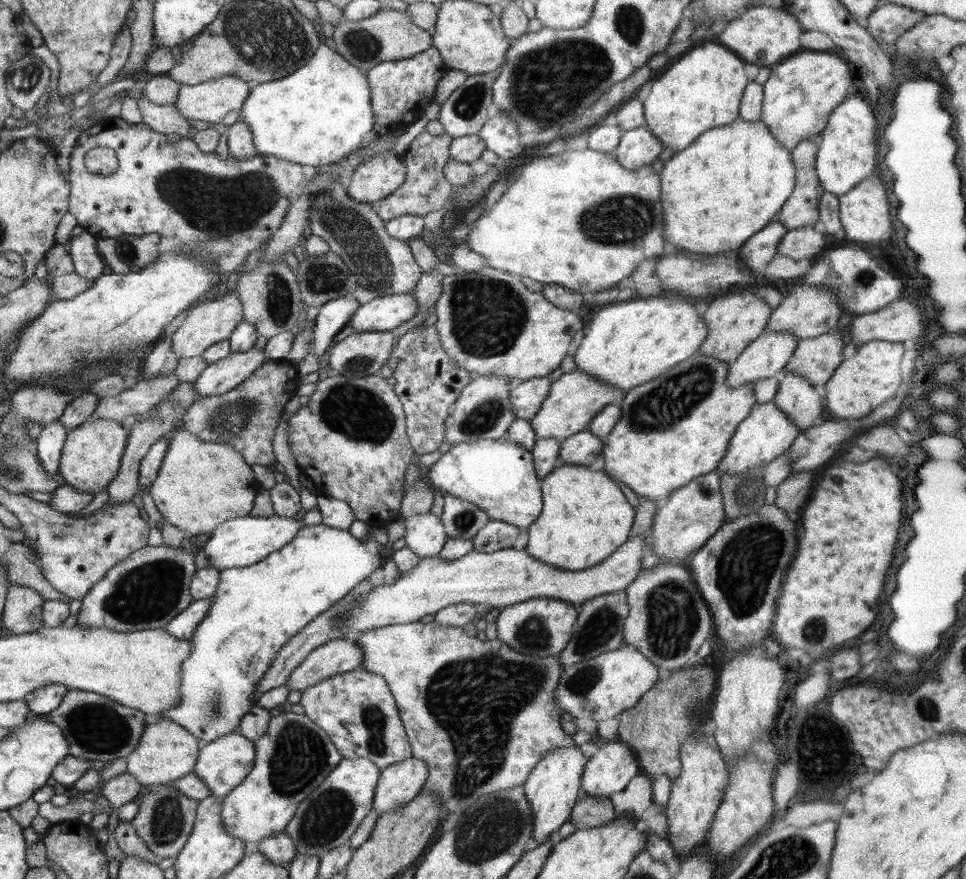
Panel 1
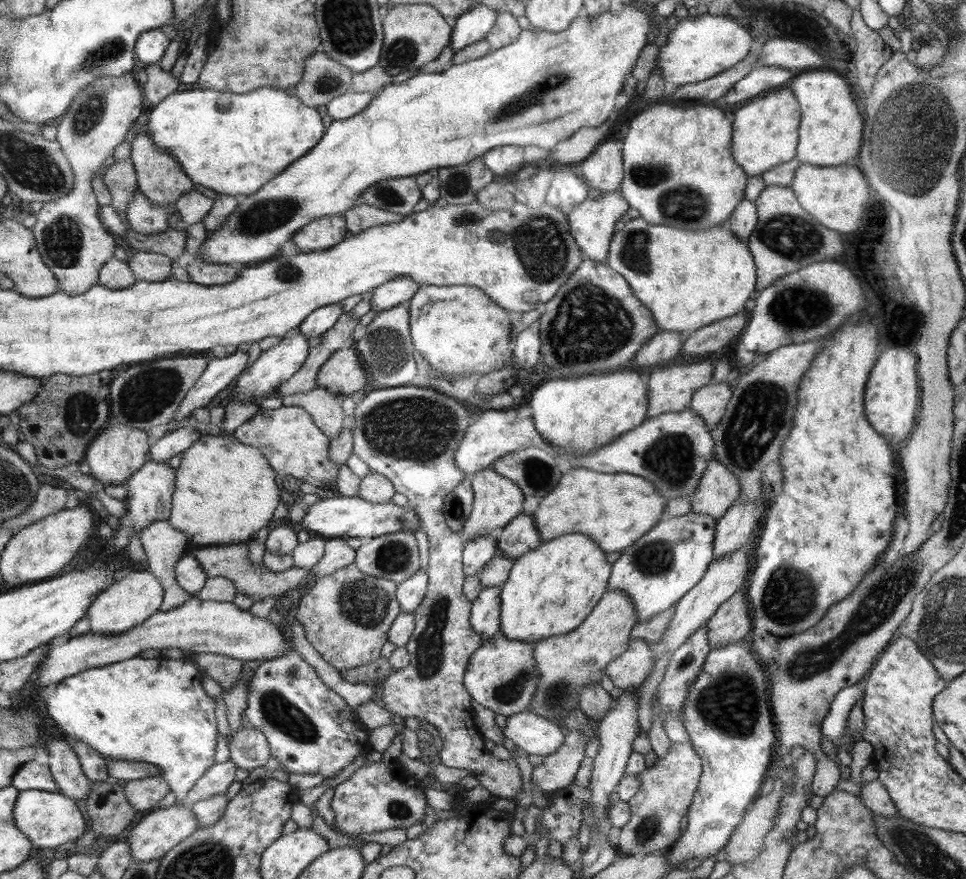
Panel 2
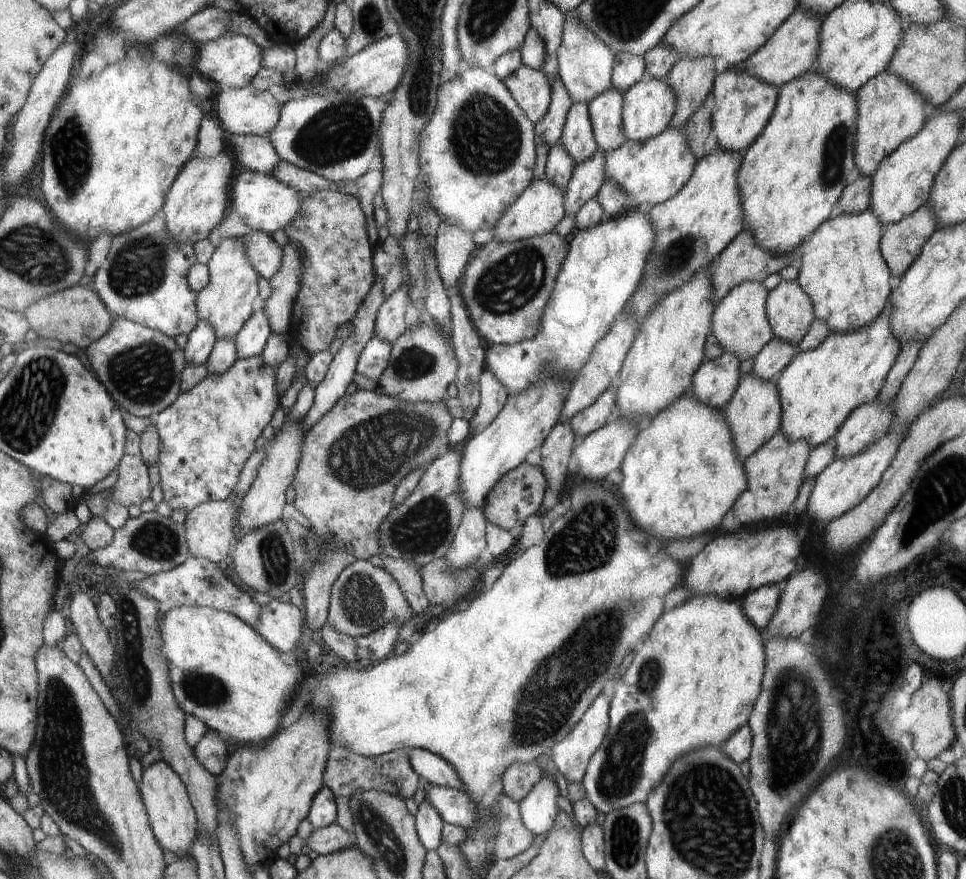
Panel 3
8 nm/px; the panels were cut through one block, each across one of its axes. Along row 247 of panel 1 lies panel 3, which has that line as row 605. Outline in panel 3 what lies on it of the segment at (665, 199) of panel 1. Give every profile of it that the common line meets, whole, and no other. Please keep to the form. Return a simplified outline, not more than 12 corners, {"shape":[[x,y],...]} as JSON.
{"shape":[[740,600],[660,615],[582,780],[610,814],[748,724],[766,662]]}

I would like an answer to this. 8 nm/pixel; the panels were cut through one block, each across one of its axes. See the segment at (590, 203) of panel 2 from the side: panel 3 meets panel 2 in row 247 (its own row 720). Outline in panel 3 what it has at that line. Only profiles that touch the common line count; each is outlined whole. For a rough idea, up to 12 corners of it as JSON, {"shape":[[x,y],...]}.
{"shape":[[606,694],[590,704],[550,757],[568,783],[582,784],[610,728]]}

